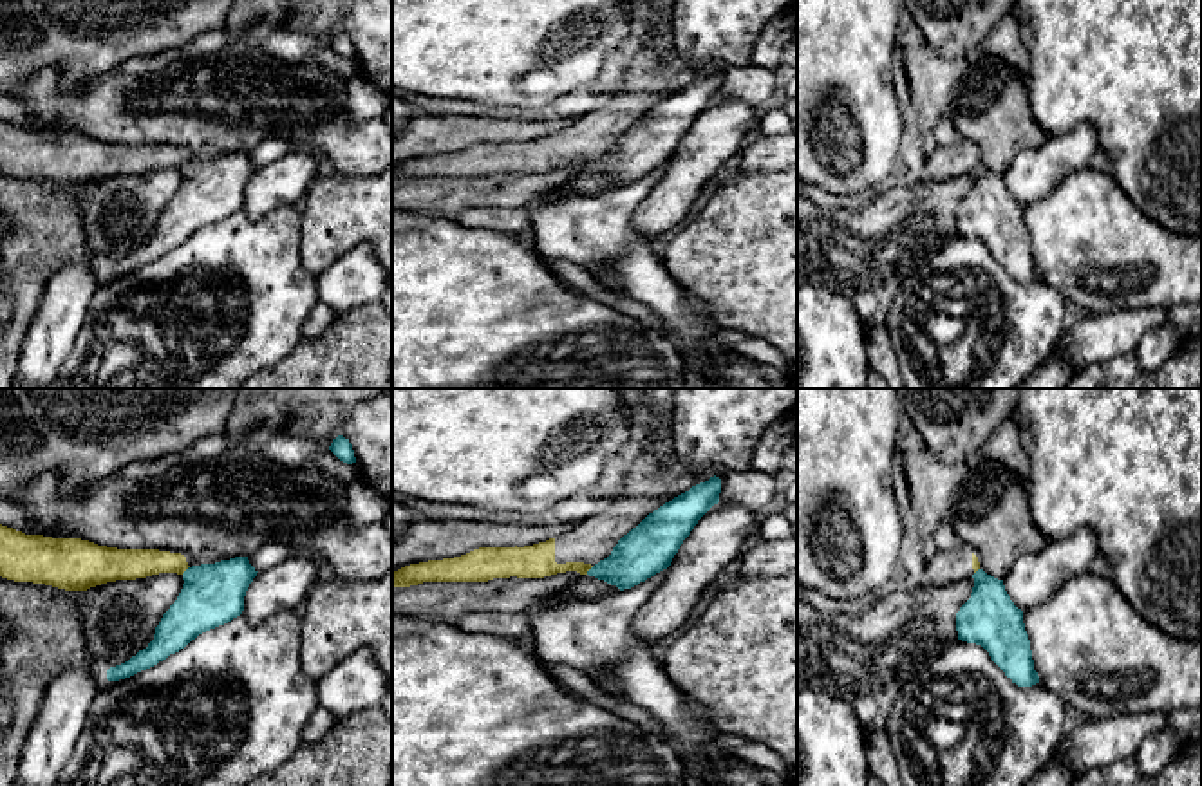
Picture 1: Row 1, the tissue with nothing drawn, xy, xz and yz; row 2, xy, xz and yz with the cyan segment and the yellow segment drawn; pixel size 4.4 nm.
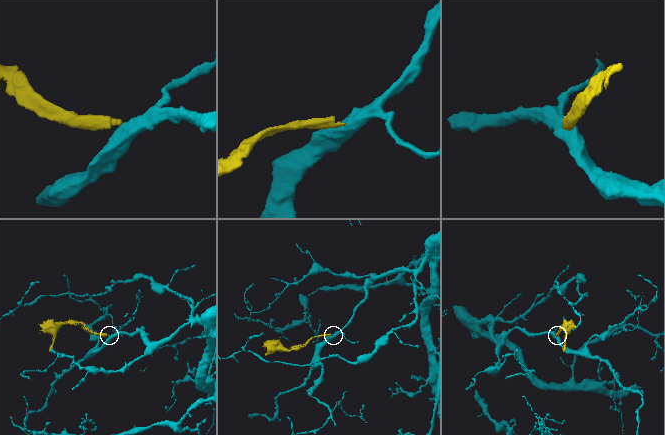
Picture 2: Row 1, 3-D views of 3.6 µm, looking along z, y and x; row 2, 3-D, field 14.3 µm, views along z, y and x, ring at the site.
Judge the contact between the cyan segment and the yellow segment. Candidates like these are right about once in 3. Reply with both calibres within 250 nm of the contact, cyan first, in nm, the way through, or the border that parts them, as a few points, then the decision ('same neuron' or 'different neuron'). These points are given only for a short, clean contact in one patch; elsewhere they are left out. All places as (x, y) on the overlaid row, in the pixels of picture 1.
220/150 nm | across xz (638, 555), (619, 570), (590, 570), (550, 568), (537, 561) | same neuron

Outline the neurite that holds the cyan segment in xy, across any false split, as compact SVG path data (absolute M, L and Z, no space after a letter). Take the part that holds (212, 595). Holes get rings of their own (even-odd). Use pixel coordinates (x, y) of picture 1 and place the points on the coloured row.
M0 524L0 576L7 580L87 591L107 582L159 573L181 575L183 589L163 614L148 647L110 667L108 681L146 670L184 649L199 634L240 616L246 591L258 571L248 557L190 567L181 553L117 549L81 538L25 535Z

